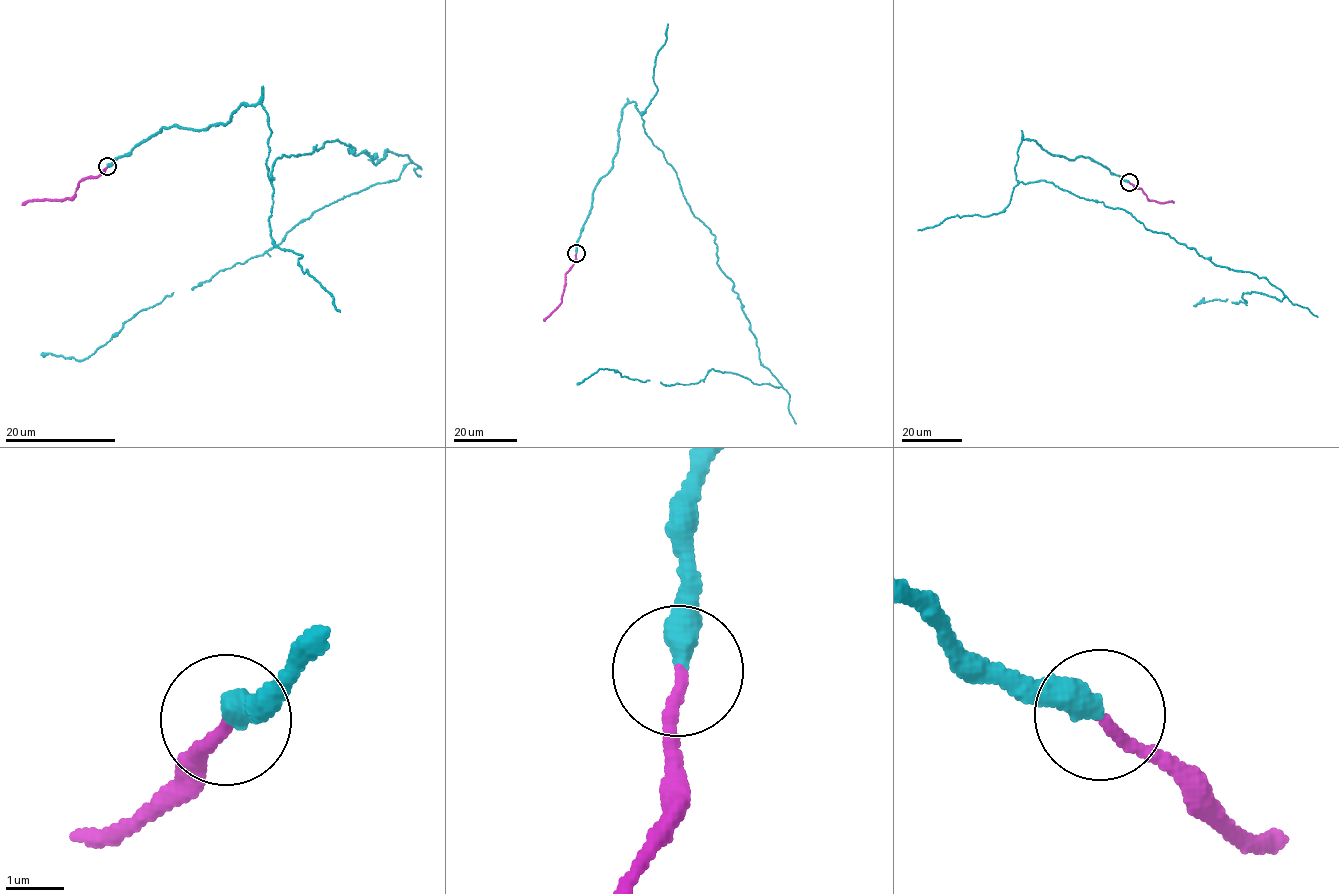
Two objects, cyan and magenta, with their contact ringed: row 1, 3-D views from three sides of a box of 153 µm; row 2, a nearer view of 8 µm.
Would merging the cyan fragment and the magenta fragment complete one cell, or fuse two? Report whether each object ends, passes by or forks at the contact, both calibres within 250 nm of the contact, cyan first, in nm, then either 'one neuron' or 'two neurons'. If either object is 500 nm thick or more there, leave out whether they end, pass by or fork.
cyan ends there; magenta ends there; 400 nm thick on the cyan side, 190 nm on the other; one neuron

